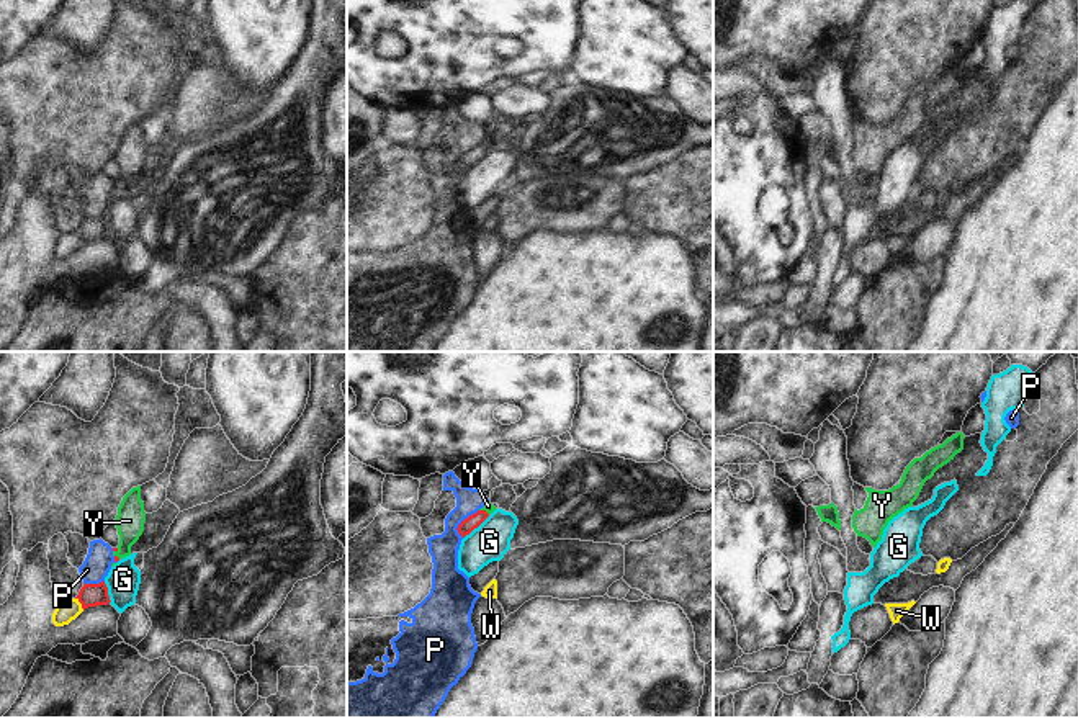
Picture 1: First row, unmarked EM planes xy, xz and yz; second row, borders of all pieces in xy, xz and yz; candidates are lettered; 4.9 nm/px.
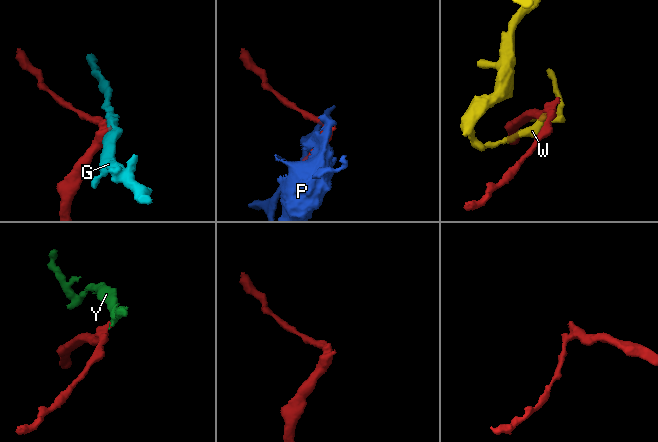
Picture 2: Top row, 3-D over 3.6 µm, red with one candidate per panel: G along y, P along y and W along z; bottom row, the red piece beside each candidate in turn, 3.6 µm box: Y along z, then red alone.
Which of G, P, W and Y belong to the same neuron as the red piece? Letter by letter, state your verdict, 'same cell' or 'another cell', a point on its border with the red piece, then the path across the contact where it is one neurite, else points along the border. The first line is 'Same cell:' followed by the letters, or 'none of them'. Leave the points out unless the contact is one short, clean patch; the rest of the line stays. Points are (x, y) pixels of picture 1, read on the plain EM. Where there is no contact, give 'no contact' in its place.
Same cell: Y
G: another cell; meets red in xz at (476, 161)
P: another cell; meets red in xz at (462, 156)
W: another cell; meets red in xy at (80, 236)
Y: same cell; meets red in xz at (485, 144); runs through xz (475, 154), (485, 144), (488, 141)

